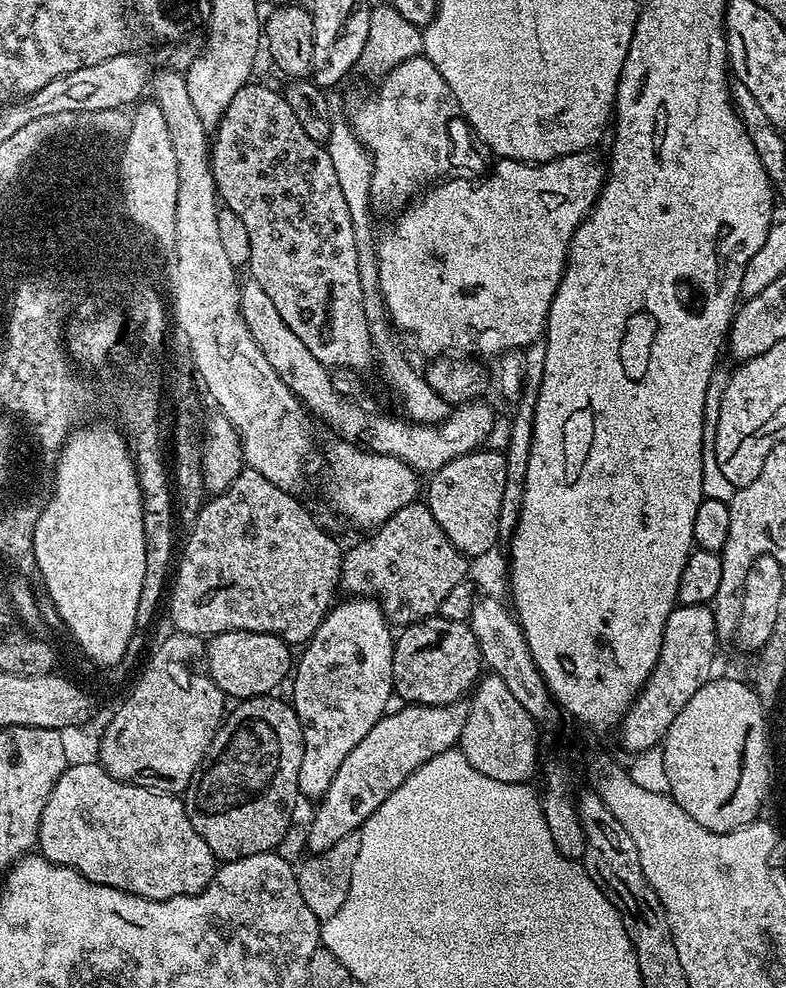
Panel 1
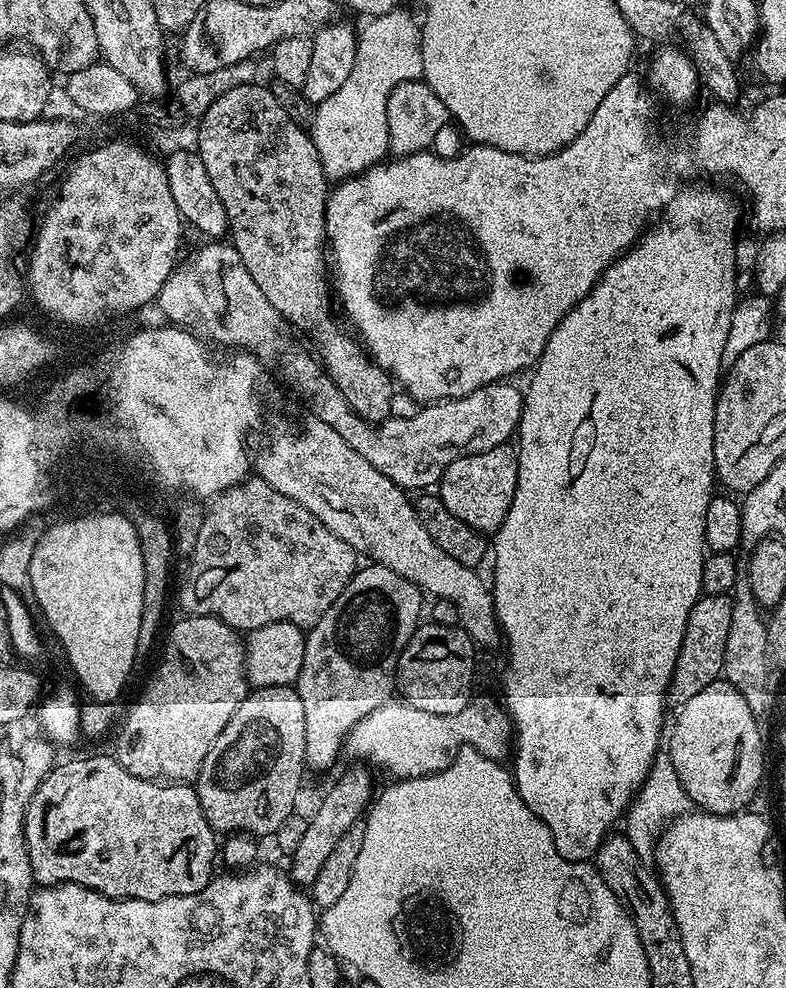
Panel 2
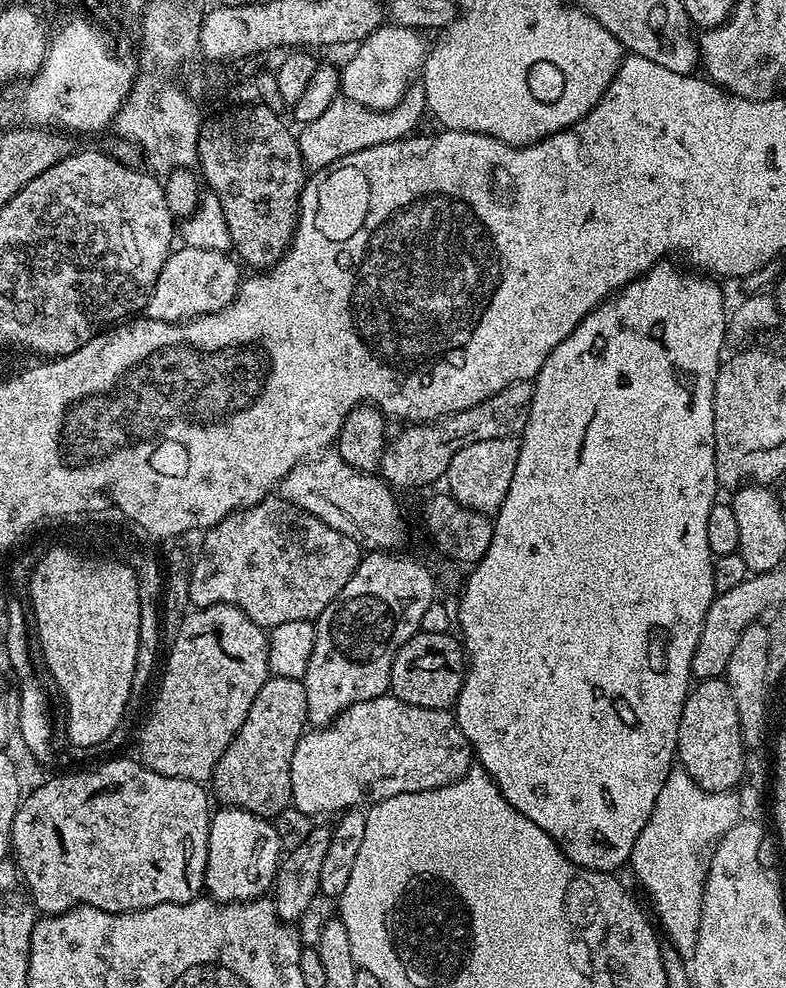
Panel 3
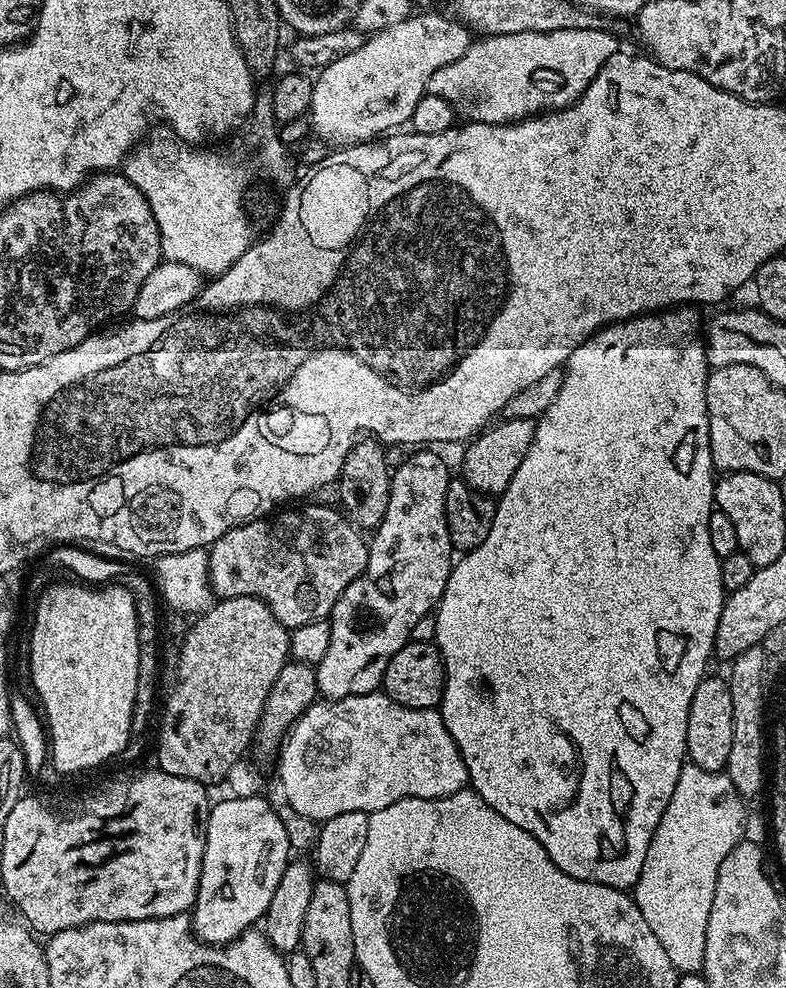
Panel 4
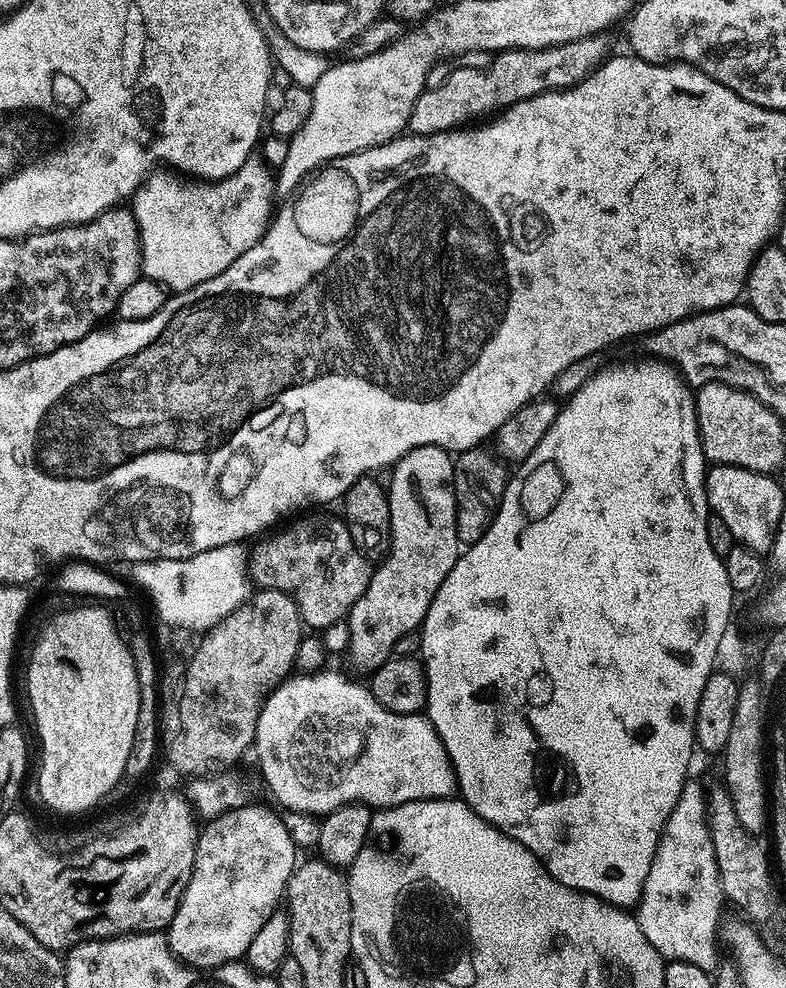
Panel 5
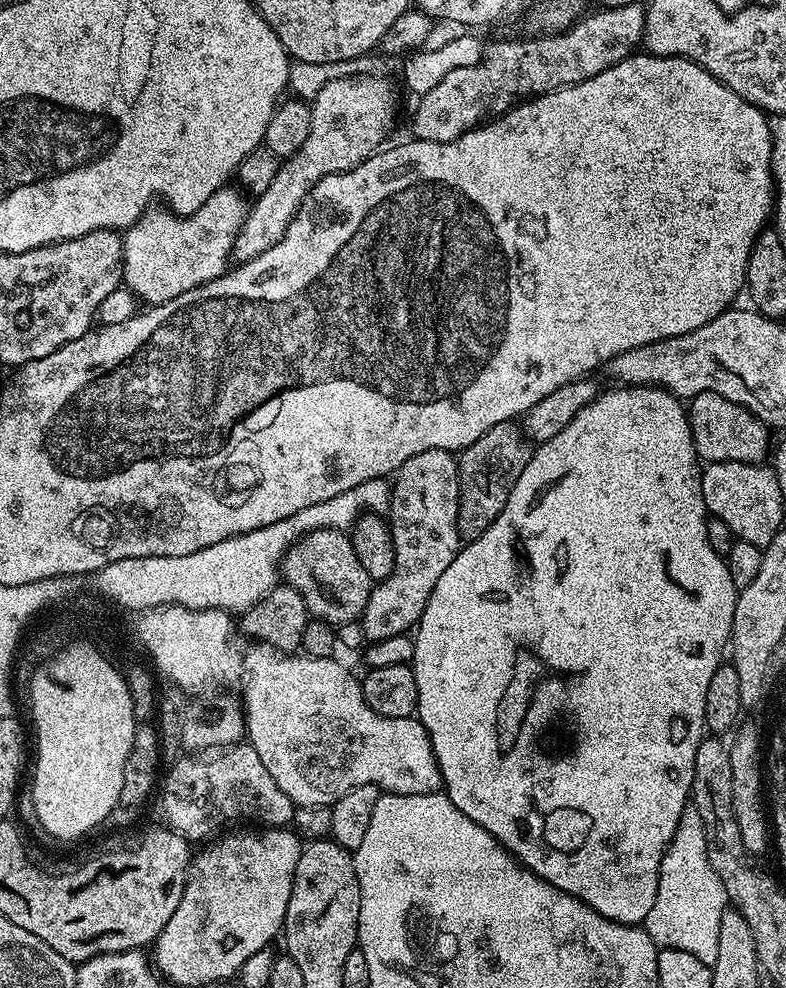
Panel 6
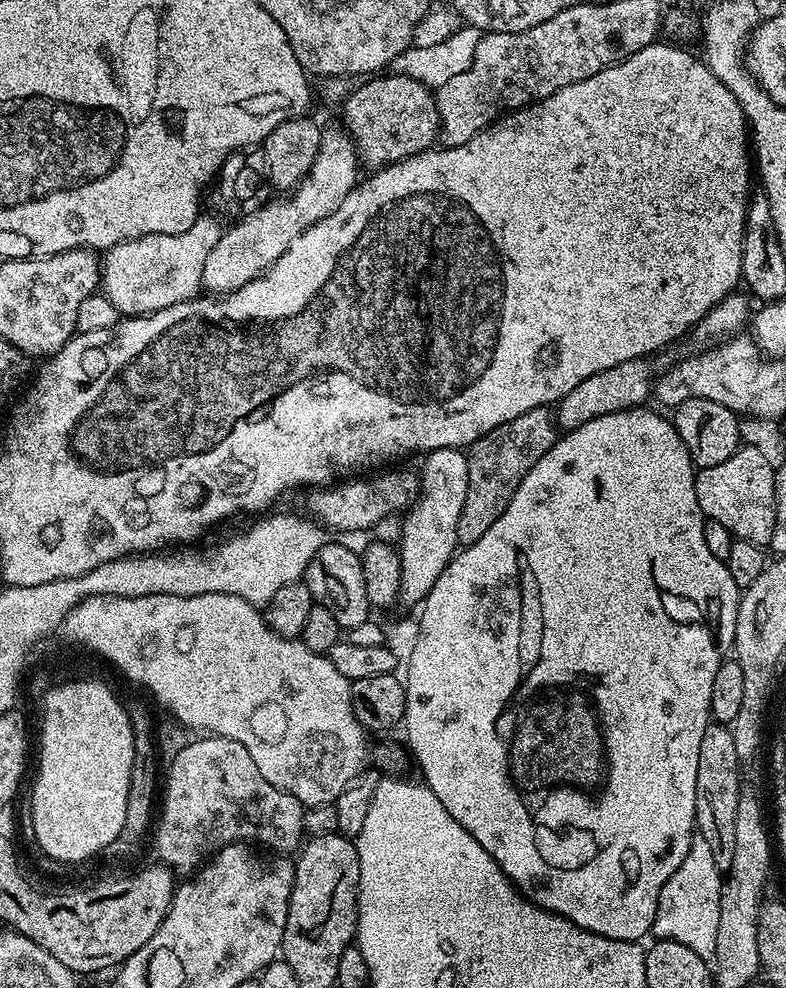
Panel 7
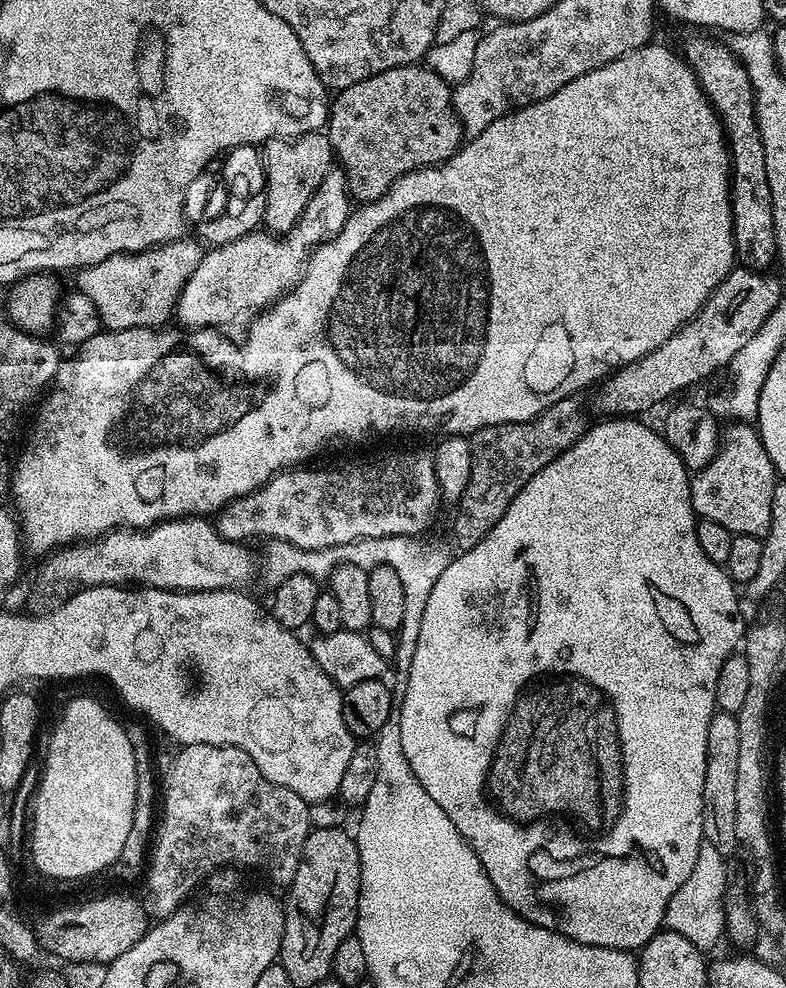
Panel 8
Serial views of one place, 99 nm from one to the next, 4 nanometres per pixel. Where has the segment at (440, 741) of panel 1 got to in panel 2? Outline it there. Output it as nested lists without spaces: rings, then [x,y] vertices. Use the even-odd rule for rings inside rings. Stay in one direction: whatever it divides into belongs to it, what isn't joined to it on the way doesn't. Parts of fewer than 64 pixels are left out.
[[[364,766],[352,767],[356,768],[342,773],[336,785],[321,798],[316,813],[307,817],[306,835],[302,837],[298,850],[290,853],[290,879],[297,886],[310,886],[314,878],[318,878],[318,870],[322,870],[326,857],[332,853],[334,846],[338,846],[338,838],[342,838],[342,834],[346,834],[346,830],[350,830],[350,826],[354,826],[354,822],[367,813],[374,799],[371,776],[373,773]]]

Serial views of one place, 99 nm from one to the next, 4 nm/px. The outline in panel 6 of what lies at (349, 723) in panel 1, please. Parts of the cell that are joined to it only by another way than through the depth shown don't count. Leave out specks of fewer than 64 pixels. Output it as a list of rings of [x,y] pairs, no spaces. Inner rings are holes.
[[[435,448],[422,450],[422,454],[414,454],[395,473],[391,487],[390,527],[394,542],[394,570],[373,587],[364,612],[359,618],[364,639],[368,642],[405,635],[409,629],[420,623],[420,615],[426,610],[430,594],[434,594],[434,586],[438,586],[438,578],[442,578],[446,566],[454,562],[457,552],[462,547],[460,531],[456,528],[460,505],[460,469],[457,457],[453,453]]]

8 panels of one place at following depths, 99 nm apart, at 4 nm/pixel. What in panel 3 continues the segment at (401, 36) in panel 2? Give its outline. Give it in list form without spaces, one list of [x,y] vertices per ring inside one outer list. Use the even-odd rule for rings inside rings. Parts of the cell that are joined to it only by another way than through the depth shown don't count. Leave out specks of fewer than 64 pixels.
[[[421,81],[409,85],[408,101],[396,105],[392,113],[383,114],[364,108],[349,100],[337,100],[332,103],[314,122],[301,127],[297,140],[305,165],[312,170],[327,168],[346,154],[369,149],[370,146],[384,145],[386,142],[404,139],[411,135],[422,116],[427,113],[425,86]]]

